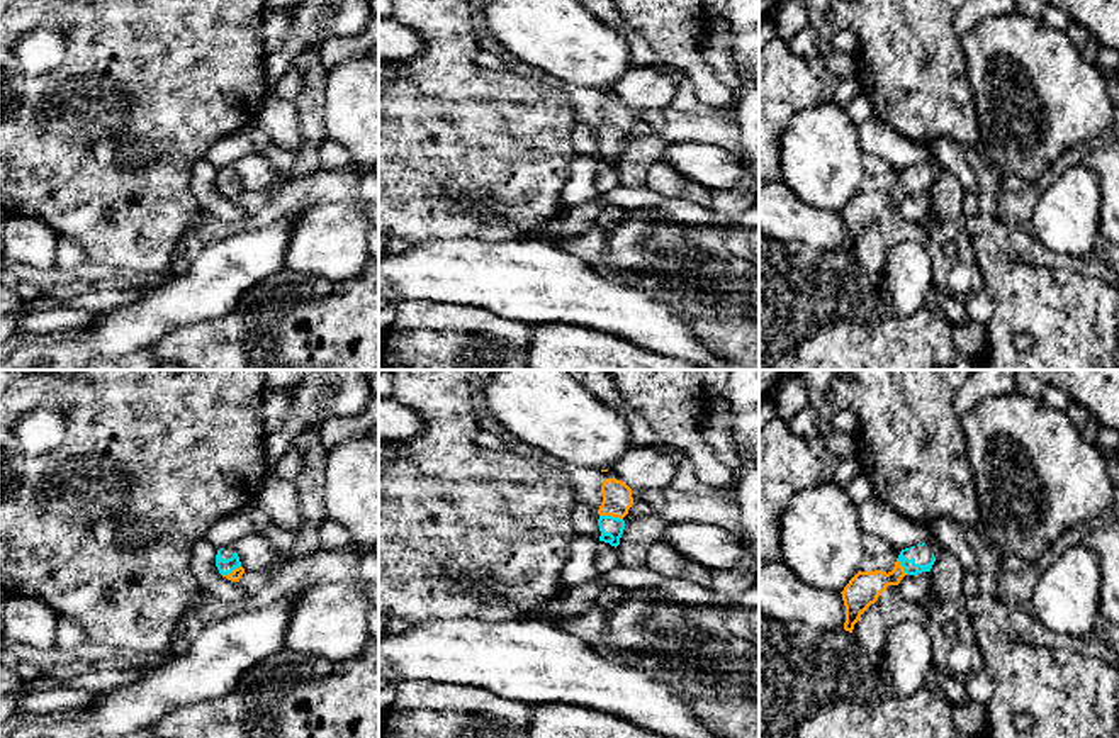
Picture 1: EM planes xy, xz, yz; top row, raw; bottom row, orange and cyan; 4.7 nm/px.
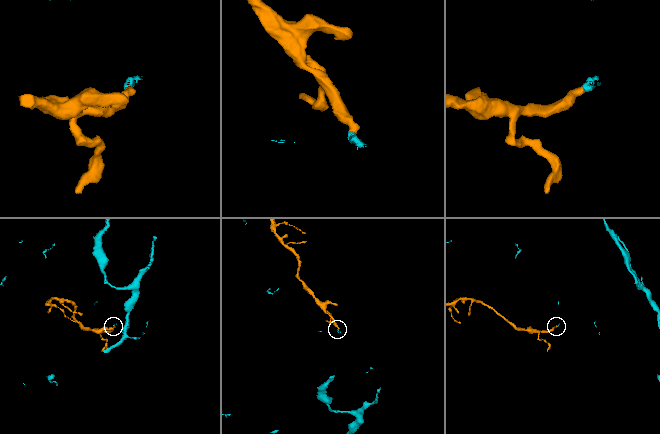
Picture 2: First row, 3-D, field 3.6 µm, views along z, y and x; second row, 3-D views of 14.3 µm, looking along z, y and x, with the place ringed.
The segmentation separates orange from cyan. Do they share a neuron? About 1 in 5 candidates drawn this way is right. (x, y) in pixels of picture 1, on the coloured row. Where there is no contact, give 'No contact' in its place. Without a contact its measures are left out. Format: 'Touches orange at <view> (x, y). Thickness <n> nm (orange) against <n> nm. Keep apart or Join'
Touches orange at xz (612, 514). Thickness 140 nm (orange) against 100 nm. Join

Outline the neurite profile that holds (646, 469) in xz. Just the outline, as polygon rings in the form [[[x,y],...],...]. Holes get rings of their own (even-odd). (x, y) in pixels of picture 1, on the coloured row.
[[[630,448],[611,470],[630,489],[662,490],[678,473],[678,463],[662,448]]]

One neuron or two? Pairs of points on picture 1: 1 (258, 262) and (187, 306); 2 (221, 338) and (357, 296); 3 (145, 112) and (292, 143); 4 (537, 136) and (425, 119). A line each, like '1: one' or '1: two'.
1: one
2: one
3: two
4: one

